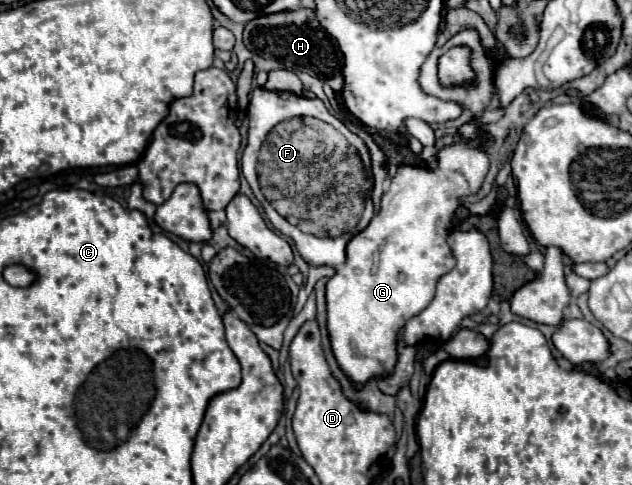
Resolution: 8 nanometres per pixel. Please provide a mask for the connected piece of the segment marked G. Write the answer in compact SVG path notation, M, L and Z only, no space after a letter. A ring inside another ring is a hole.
M462 142L442 148L438 160L440 162L436 168L398 168L388 194L382 198L382 208L378 216L374 216L372 222L348 242L346 264L340 266L326 284L326 330L332 354L340 370L348 376L350 382L356 384L358 390L370 378L384 378L394 372L398 360L396 344L402 326L430 304L436 292L436 282L456 266L446 238L452 230L452 216L460 204L460 196L476 194L490 166L484 150Z

